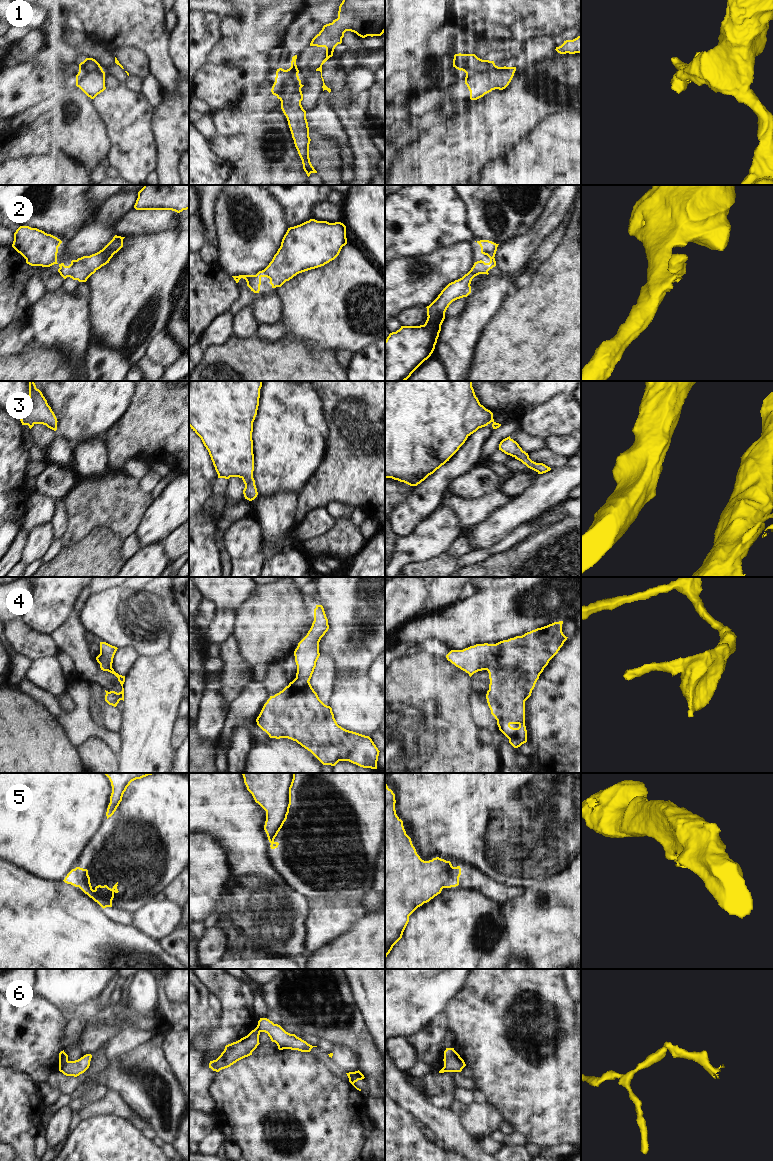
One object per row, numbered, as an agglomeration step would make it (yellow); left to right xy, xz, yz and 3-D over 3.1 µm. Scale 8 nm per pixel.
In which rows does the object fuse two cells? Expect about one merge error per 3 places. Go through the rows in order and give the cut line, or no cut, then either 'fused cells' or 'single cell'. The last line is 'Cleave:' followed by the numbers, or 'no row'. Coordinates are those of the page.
1: cut in yz along (494, 63), (486, 71), (468, 72), (466, 74); fused cells
2: no cut; single cell
3: no cut; single cell
4: no cut; single cell
5: cut in xy along (75, 868), (78, 874), (78, 886); fused cells
6: cut in xy along (67, 1060), (59, 1070); fused cells
Cleave: 1, 5, 6

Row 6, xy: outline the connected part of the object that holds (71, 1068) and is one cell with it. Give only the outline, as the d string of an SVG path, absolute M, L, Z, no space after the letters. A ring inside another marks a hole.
M86 1054L78 1060L67 1061L61 1068L62 1072L66 1076L77 1077L80 1074L84 1073L90 1066L92 1055Z

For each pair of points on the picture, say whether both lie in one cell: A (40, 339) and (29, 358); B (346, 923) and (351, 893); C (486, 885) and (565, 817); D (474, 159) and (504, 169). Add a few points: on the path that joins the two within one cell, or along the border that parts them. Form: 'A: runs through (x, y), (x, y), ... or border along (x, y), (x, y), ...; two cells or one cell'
A: border along (32, 341), (37, 346), (56, 348), (59, 351); two cells
B: border along (342, 905), (349, 906); two cells
C: border along (471, 867), (506, 888); two cells
D: border along (505, 149), (501, 153), (493, 153), (476, 171); two cells

